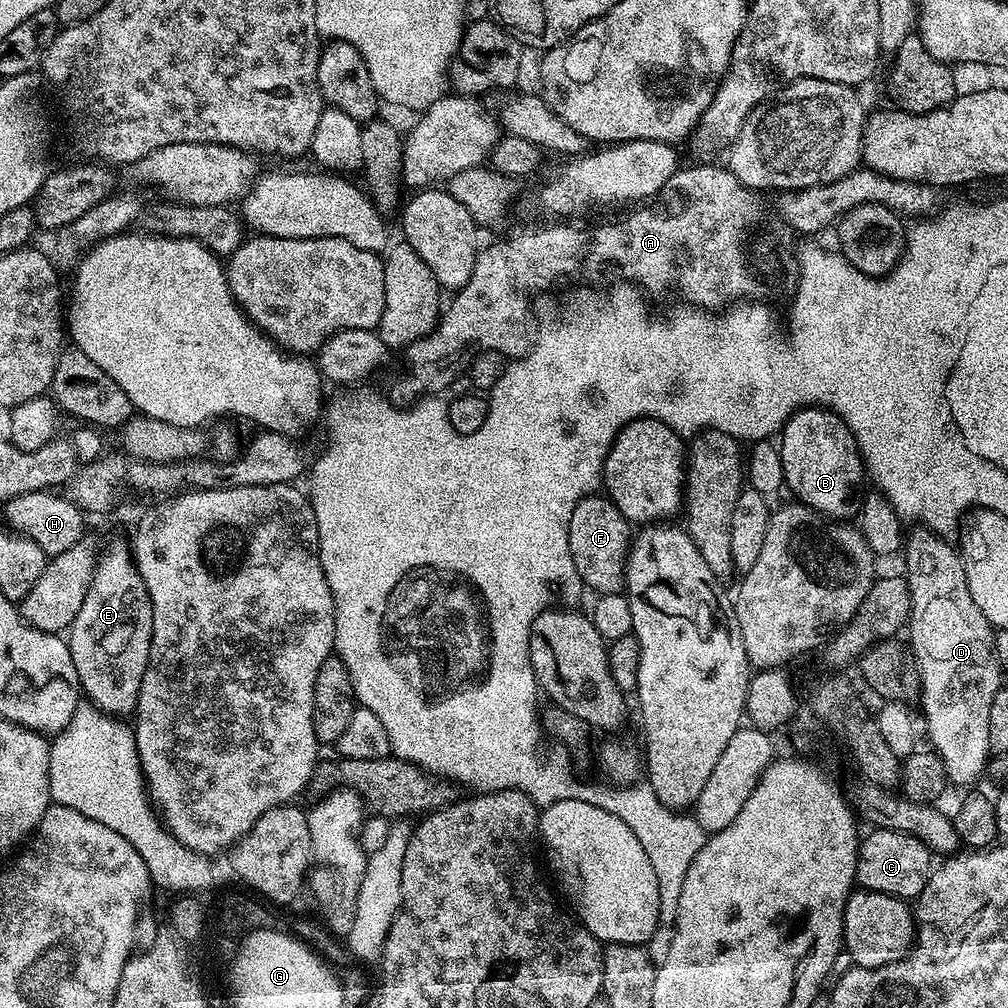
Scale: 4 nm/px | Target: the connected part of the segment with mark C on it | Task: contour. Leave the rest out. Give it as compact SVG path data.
M877 828L875 830L869 831L869 836L866 835L860 841L860 847L856 853L856 884L859 885L861 889L867 890L869 892L881 892L882 894L886 894L887 896L898 896L901 898L915 898L919 896L920 892L926 886L926 882L928 881L930 875L930 869L934 864L934 856L933 853L929 852L928 848L925 844L921 842L918 838L914 838L910 834L906 834L905 832L895 832L894 830L890 830L889 828Z

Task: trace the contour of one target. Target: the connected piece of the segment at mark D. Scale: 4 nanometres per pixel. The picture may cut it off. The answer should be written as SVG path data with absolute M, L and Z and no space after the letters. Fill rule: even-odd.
M916 526L912 534L907 535L906 547L903 549L904 560L908 563L906 579L908 581L908 593L912 596L912 612L908 615L906 632L912 635L910 647L912 653L916 655L916 661L920 667L920 694L922 705L924 704L924 720L928 723L928 736L932 739L931 747L940 755L944 763L944 769L948 775L949 785L972 784L979 776L985 775L990 759L990 702L994 702L994 694L1002 687L1002 673L1000 663L996 660L996 649L994 647L994 629L989 624L988 619L978 610L978 602L970 598L970 586L966 582L966 570L961 553L955 547L948 545L949 541L936 532L931 532L929 528Z

